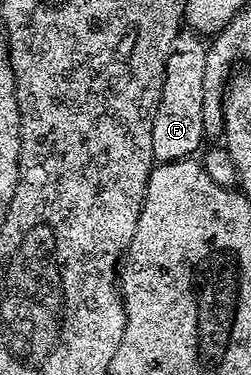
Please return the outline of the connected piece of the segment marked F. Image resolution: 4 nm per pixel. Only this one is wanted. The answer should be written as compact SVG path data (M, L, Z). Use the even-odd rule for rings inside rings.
M191 31L181 32L174 39L172 50L166 59L162 95L158 99L154 115L152 155L157 162L183 161L201 152L205 144L203 141L206 141L202 119L202 77L205 71L205 42Z

